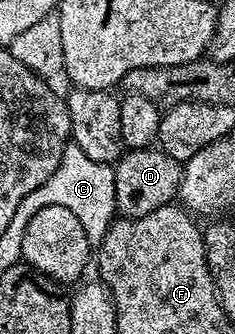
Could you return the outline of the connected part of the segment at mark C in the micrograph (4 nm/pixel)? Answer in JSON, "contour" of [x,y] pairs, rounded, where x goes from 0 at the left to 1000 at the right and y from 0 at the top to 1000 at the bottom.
{"contour":[[[311,425],[285,428],[264,452],[260,479],[238,509],[183,557],[128,572],[102,587],[128,593],[136,638],[166,638],[196,617],[272,617],[302,629],[357,683],[366,710],[391,737],[430,734],[443,701],[481,671],[498,623],[489,617],[489,527],[472,494],[409,485]]]}

